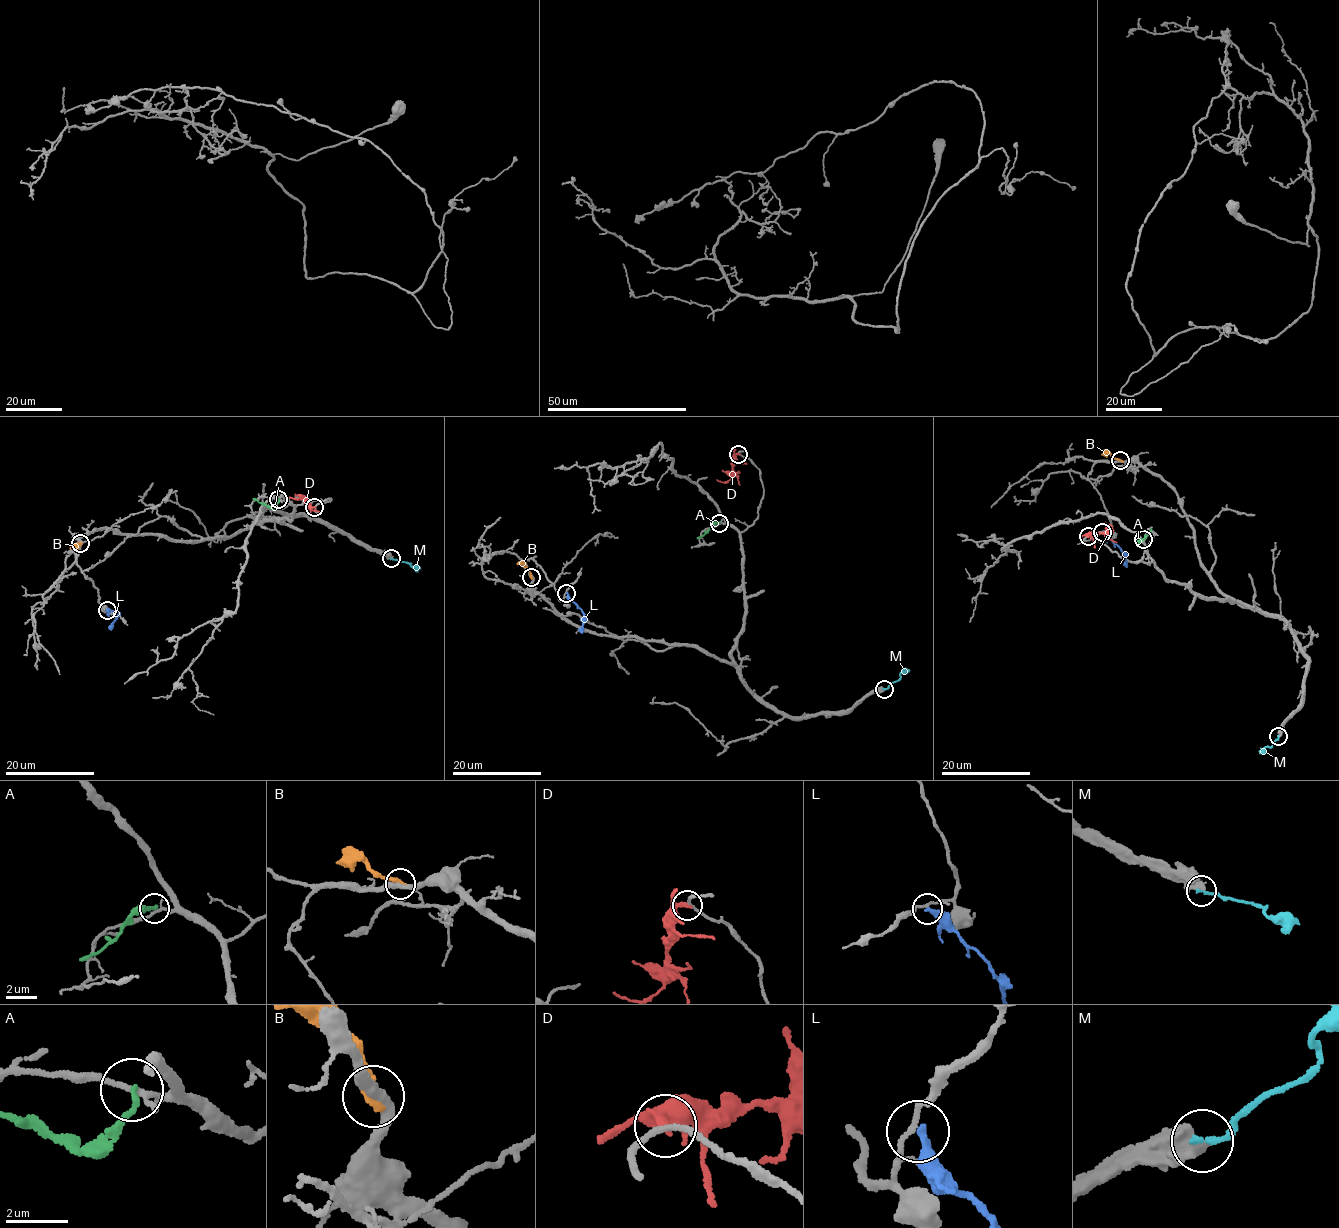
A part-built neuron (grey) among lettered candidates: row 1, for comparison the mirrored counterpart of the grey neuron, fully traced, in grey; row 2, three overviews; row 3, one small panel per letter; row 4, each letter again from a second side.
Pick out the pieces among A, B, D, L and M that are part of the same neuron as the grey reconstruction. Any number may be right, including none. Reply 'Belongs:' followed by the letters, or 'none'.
Belongs: none

